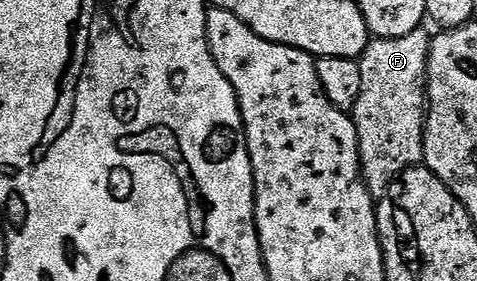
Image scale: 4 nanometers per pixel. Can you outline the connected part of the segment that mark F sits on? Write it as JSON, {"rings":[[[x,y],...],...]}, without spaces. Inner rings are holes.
{"rings":[[[422,27],[399,39],[370,40],[359,60],[363,71],[363,91],[359,91],[359,103],[352,111],[355,131],[359,139],[361,176],[369,194],[375,199],[385,196],[393,180],[403,171],[420,166],[425,159],[425,118],[427,116],[427,74],[429,72],[429,46],[431,33]]]}

